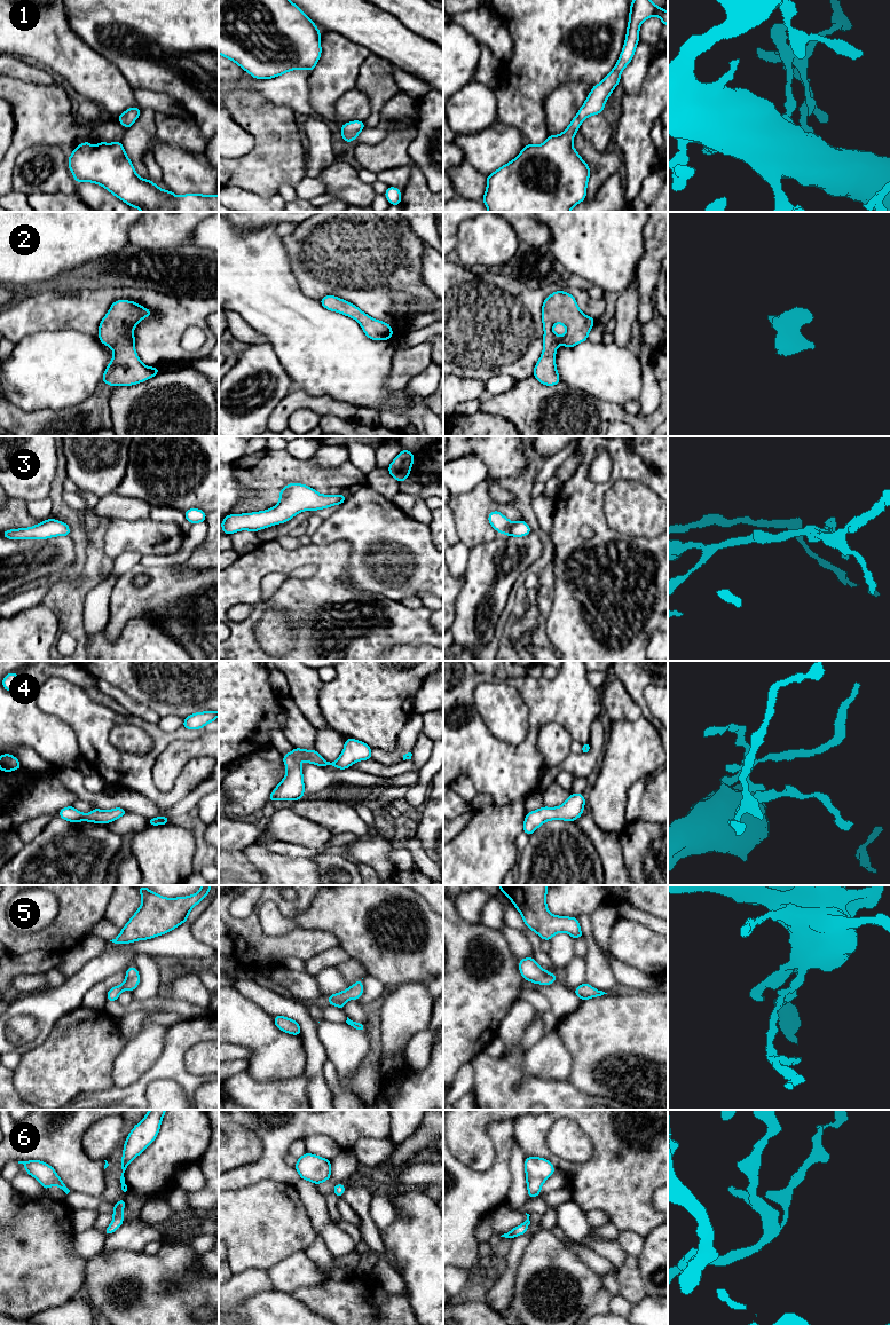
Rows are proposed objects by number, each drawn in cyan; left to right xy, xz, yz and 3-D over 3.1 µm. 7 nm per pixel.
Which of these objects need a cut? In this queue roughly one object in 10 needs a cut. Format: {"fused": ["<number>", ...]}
{"fused": []}

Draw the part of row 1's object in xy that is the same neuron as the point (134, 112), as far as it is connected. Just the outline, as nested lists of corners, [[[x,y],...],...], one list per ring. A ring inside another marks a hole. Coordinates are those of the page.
[[[133,107],[124,111],[117,118],[119,123],[123,124],[126,129],[128,129],[133,125],[133,123],[139,118],[140,112],[141,112],[140,108]]]

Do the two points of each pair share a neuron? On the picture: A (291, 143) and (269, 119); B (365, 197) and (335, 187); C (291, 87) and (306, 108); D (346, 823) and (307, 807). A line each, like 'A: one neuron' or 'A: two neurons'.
A: one neuron
B: one neuron
C: one neuron
D: one neuron

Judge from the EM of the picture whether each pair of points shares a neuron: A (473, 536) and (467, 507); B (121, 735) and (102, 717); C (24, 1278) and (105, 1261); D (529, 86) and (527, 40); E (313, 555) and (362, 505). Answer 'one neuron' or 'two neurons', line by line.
A: one neuron
B: two neurons
C: two neurons
D: one neuron
E: two neurons

